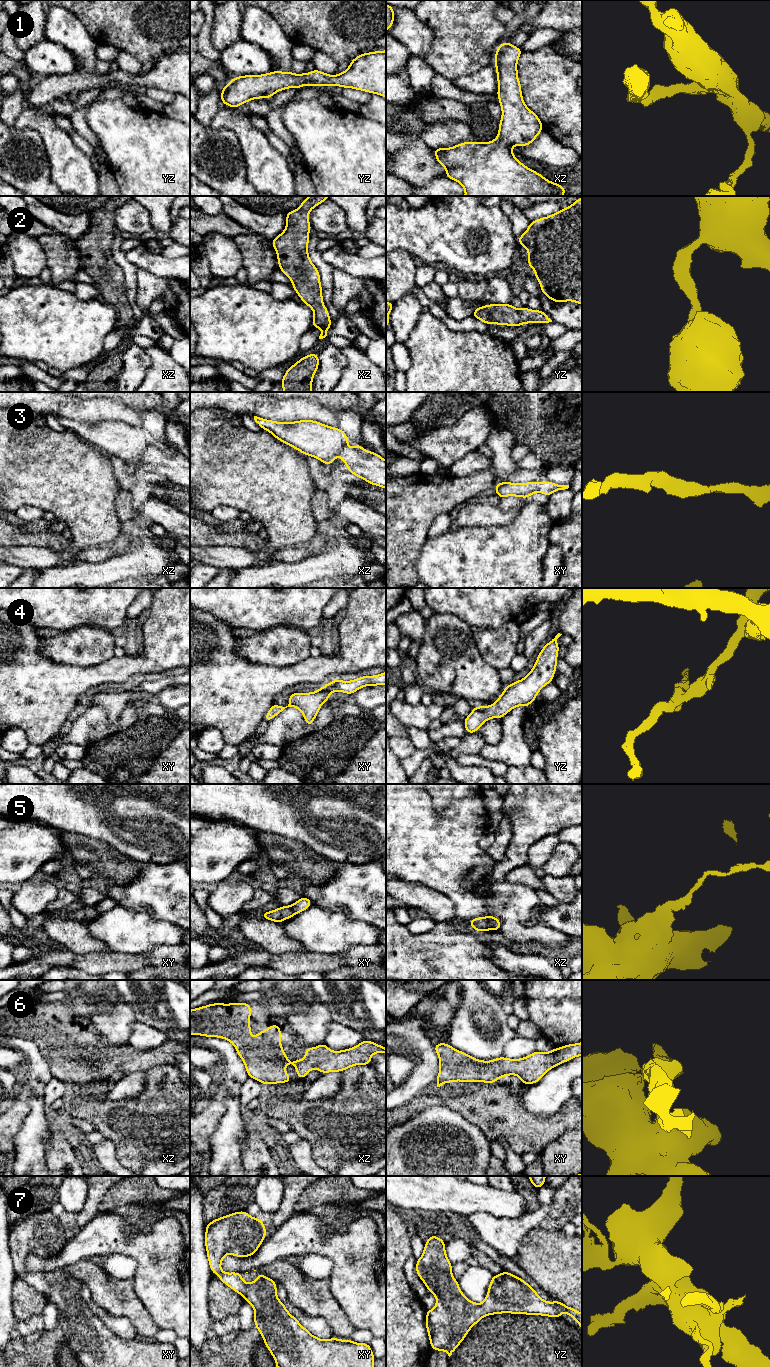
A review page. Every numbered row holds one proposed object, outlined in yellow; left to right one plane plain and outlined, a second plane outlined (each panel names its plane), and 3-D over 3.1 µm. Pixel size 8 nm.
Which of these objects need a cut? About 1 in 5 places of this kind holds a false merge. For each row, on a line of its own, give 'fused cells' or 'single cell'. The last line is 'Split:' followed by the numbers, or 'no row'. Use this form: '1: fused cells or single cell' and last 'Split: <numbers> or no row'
1: single cell
2: single cell
3: single cell
4: single cell
5: fused cells
6: single cell
7: single cell
Split: 5

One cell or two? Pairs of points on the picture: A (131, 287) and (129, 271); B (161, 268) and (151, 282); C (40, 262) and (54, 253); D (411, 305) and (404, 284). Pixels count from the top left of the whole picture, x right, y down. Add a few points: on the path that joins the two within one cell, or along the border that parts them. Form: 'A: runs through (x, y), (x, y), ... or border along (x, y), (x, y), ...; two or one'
A: runs through (131, 283), (130, 275); one
B: border along (139, 268), (159, 277), (178, 280); two
C: border along (36, 238), (44, 253), (47, 265); two
D: border along (396, 301), (412, 292), (422, 307); two

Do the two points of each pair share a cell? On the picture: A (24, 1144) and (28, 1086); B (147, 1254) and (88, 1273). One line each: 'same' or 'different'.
A: same
B: different

